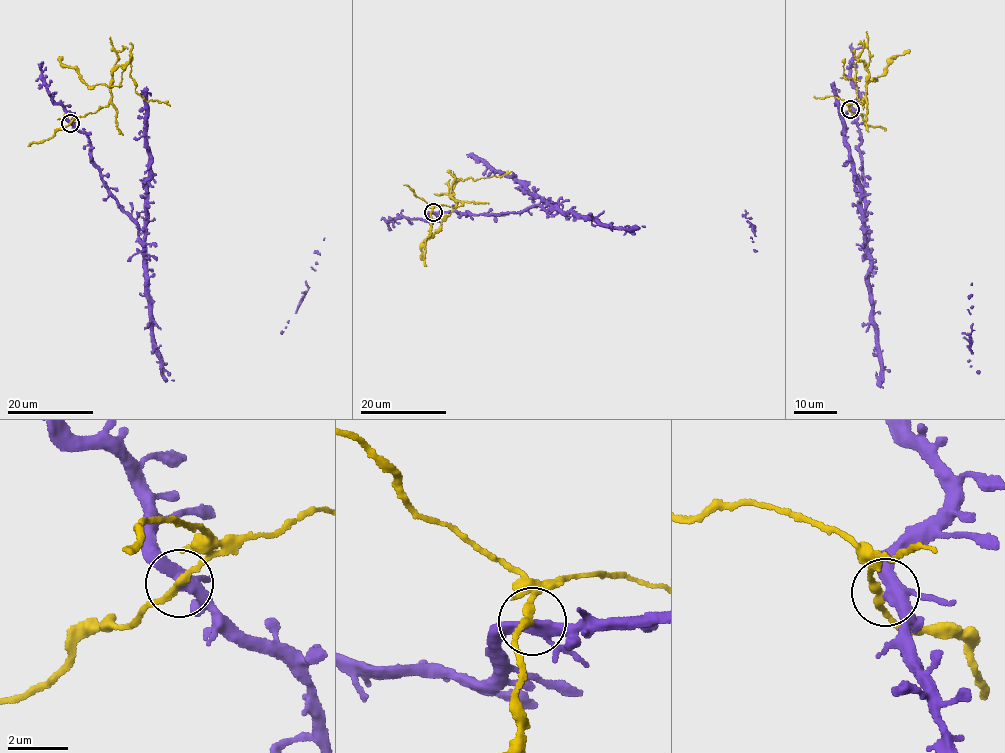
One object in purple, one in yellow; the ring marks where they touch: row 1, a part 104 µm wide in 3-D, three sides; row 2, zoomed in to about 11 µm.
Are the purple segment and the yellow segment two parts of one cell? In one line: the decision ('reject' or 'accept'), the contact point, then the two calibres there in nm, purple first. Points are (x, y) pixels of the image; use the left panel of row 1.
reject; at (70, 123); 320 nm thick on the purple side, 240 nm on the other

